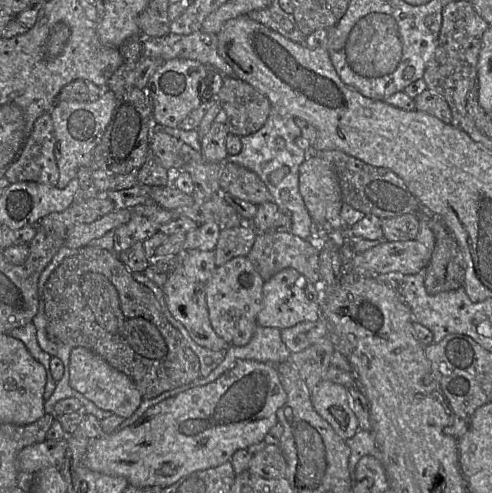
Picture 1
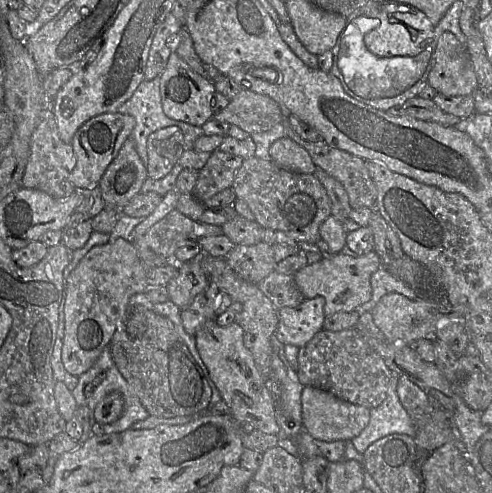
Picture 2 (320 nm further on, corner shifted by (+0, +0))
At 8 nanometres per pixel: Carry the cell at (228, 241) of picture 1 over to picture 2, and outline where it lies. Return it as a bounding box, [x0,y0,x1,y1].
[225,241,276,284]

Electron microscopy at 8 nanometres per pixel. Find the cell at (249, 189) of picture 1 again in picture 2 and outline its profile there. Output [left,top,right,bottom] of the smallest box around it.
[231,156,331,243]

